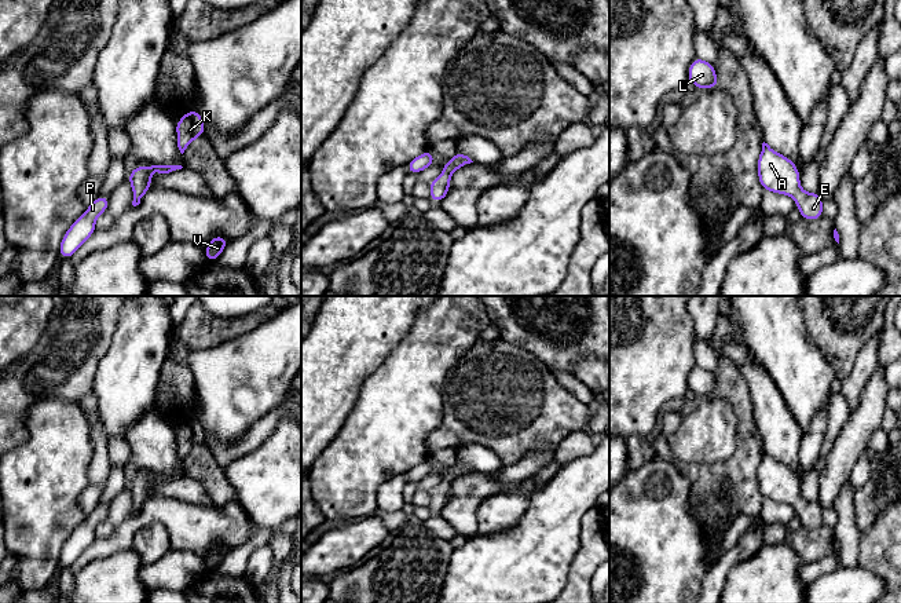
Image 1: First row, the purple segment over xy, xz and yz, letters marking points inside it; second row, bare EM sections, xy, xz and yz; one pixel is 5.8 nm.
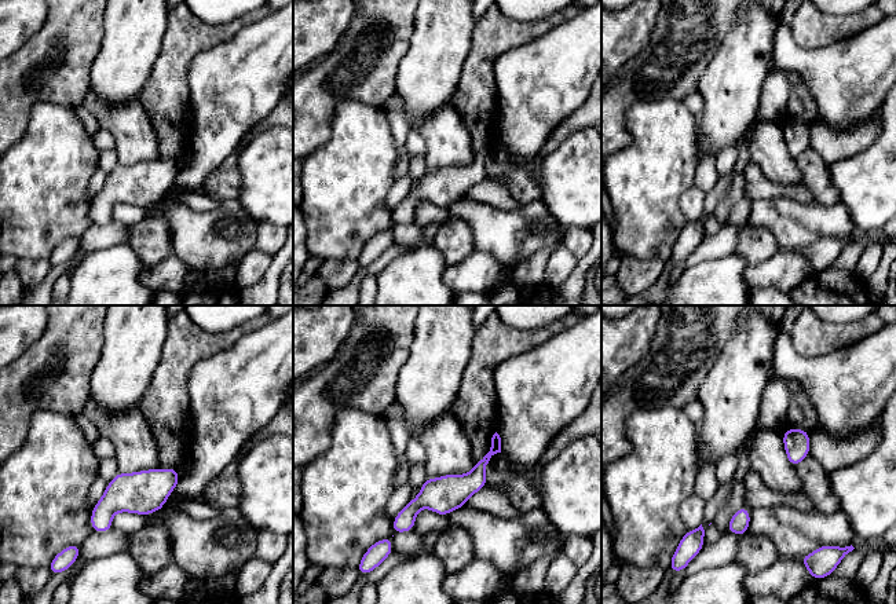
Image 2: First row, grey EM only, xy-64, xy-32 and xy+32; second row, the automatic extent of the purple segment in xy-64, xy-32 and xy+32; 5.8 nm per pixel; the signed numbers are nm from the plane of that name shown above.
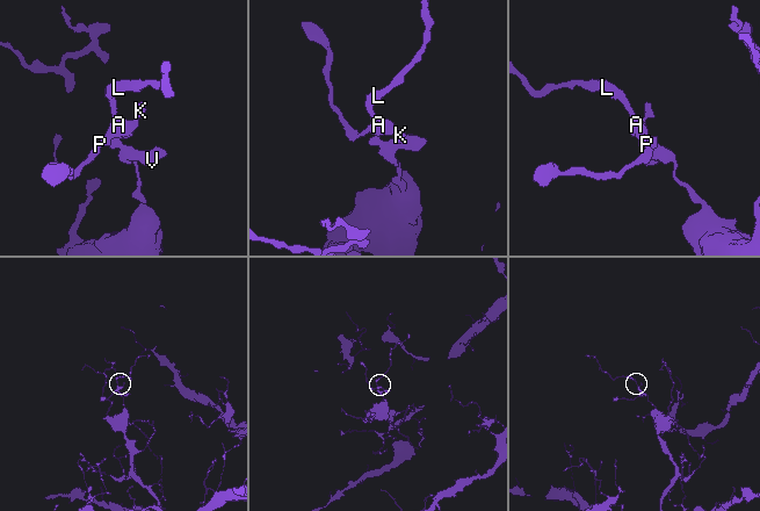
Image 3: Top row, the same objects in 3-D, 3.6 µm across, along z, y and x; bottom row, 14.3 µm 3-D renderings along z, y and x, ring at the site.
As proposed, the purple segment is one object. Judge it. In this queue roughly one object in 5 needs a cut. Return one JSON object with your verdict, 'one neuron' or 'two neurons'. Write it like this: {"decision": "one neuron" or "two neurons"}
{"decision": "one neuron"}

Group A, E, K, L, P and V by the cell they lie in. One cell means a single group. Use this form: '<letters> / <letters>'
A E K L P V

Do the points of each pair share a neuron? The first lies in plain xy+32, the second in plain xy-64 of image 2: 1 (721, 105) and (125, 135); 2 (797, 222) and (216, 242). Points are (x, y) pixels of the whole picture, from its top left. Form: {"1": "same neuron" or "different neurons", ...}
{"1": "different neurons", "2": "same neuron"}

